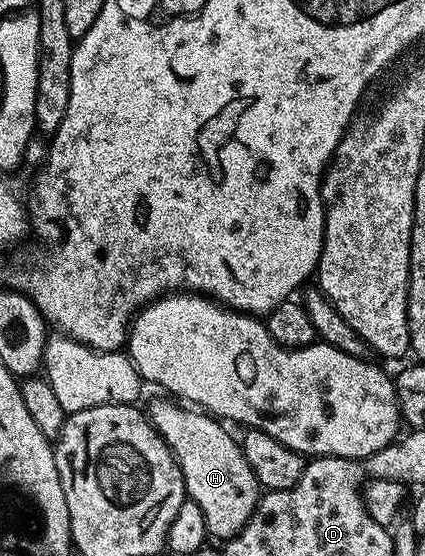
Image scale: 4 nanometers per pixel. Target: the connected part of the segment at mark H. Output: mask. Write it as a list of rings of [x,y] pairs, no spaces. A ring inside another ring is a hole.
[[[158,396],[162,397],[156,398],[148,408],[150,422],[167,447],[174,452],[176,463],[184,475],[187,498],[200,507],[207,534],[211,538],[221,539],[236,536],[248,523],[260,496],[258,480],[248,465],[248,459],[244,459],[239,438],[233,437],[219,418],[187,407],[169,396]]]

